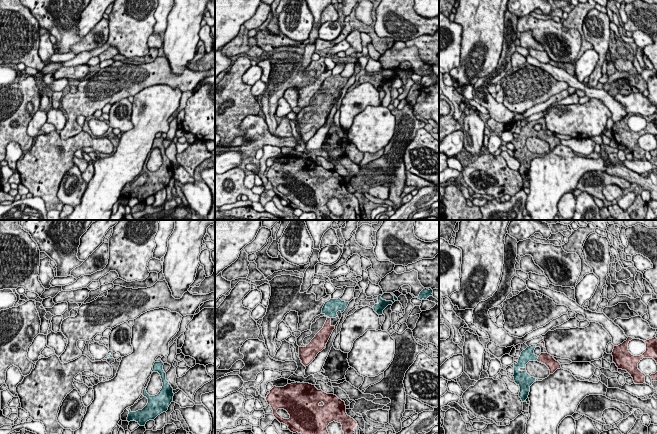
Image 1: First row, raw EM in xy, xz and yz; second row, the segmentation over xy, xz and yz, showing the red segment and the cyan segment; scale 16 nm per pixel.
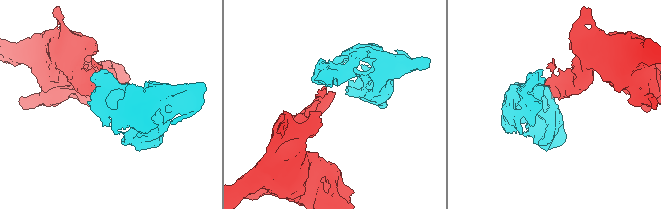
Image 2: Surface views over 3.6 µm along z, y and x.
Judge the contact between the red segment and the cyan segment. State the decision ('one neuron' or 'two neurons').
one neuron

